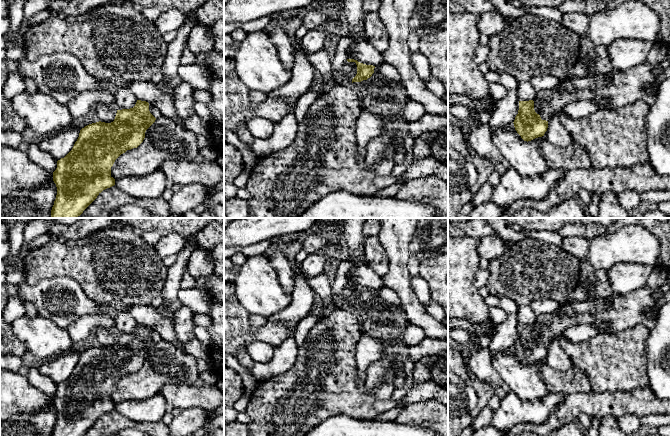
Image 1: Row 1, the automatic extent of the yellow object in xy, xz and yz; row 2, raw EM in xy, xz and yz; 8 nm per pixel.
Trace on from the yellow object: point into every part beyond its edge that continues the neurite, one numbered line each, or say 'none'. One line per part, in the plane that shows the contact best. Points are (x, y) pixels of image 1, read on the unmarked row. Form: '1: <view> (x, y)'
1: xz (380, 320)

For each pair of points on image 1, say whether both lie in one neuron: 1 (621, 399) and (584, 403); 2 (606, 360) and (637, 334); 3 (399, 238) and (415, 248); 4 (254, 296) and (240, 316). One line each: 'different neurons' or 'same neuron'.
1: same neuron
2: same neuron
3: different neurons
4: different neurons

